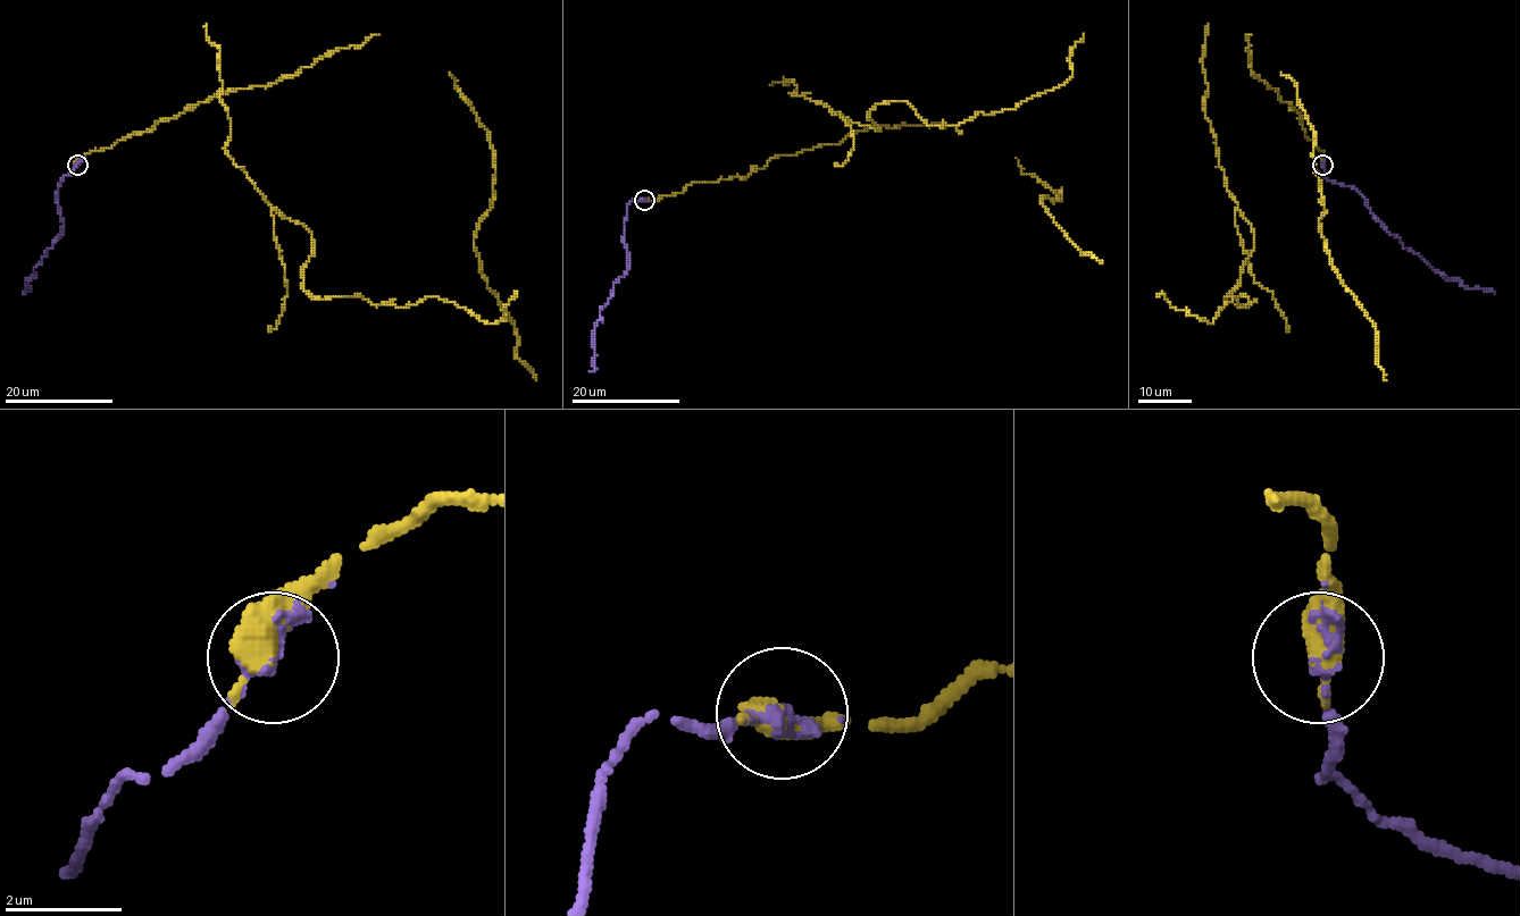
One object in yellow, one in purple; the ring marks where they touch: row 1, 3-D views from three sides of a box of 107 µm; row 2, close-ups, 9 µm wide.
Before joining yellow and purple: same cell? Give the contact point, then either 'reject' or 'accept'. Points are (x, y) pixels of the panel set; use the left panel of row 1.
(77, 165) | accept

